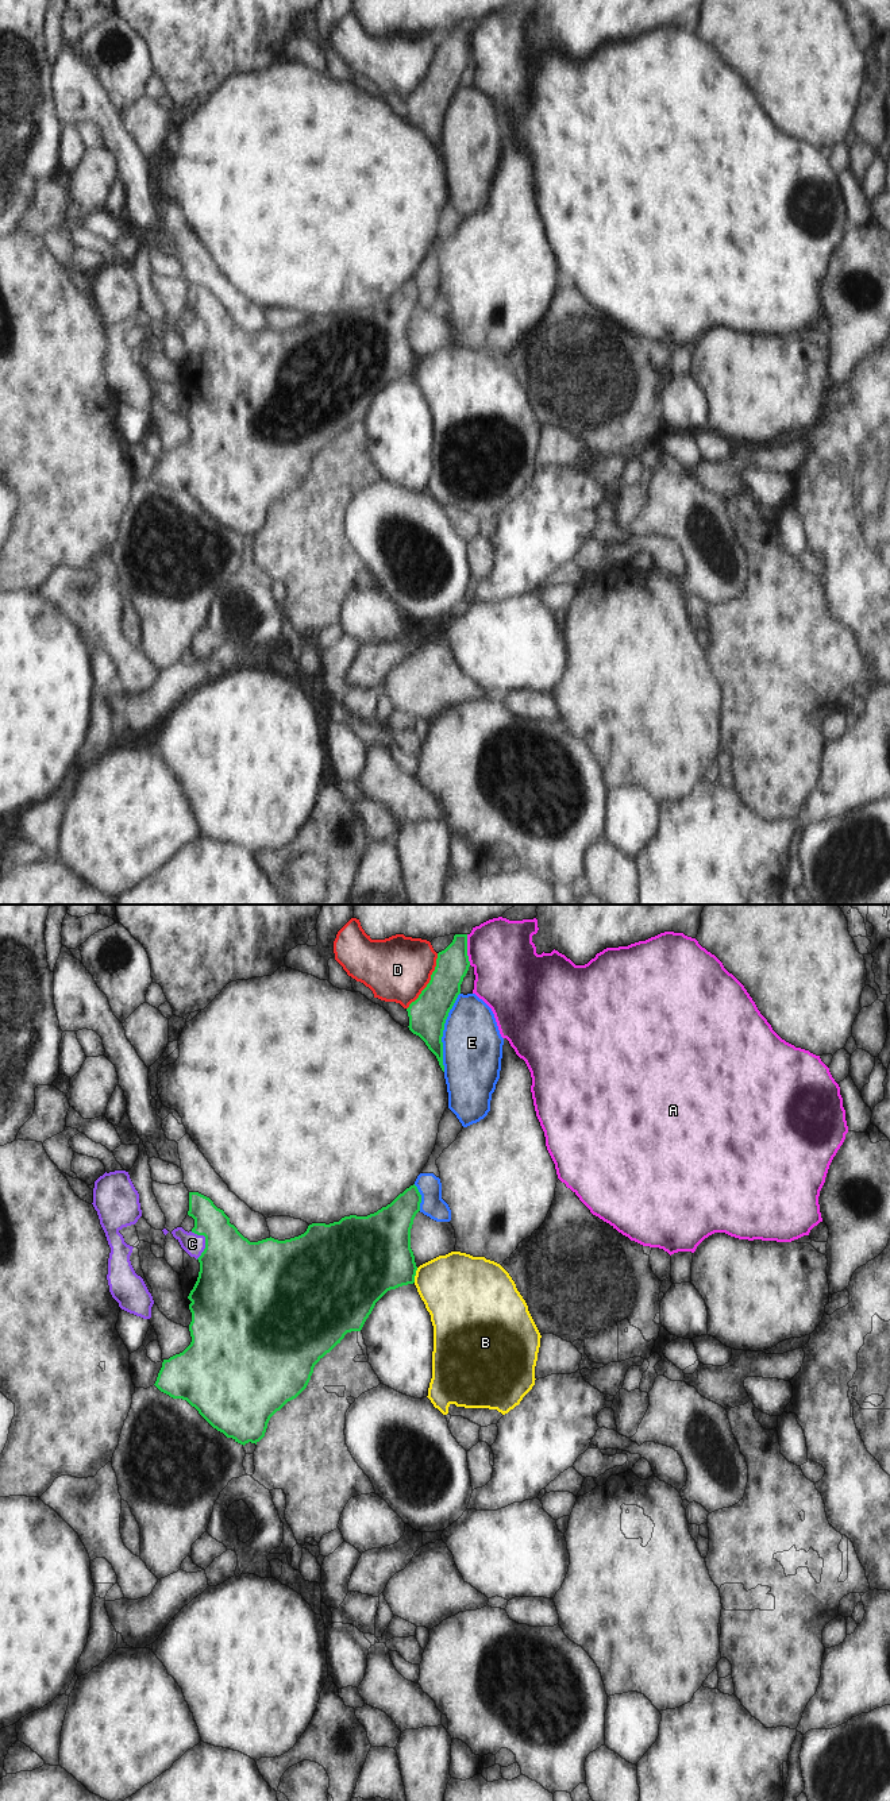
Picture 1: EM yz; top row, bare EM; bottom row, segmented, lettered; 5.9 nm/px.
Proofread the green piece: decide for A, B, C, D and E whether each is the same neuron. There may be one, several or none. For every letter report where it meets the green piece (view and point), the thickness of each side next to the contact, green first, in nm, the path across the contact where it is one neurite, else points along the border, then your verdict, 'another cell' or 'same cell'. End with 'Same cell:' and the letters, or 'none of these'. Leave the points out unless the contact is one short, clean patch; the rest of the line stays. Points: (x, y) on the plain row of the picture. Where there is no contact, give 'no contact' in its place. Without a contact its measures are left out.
A: contact yz (466, 42); calibres 190 and 380 nm; border yz (466, 27), (466, 47), (470, 57); another cell
B: contact yz (415, 367); calibres 420 and 400 nm; another cell
C: contact yz (205, 334); calibres 420 and 120 nm; same cell
D: contact yz (430, 74); calibres 220 and 380 nm; another cell
E: contact yz (442, 124); calibres 220 and 360 nm; another cell
Same cell: C

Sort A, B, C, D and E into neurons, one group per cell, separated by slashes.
A / B / C / D / E

